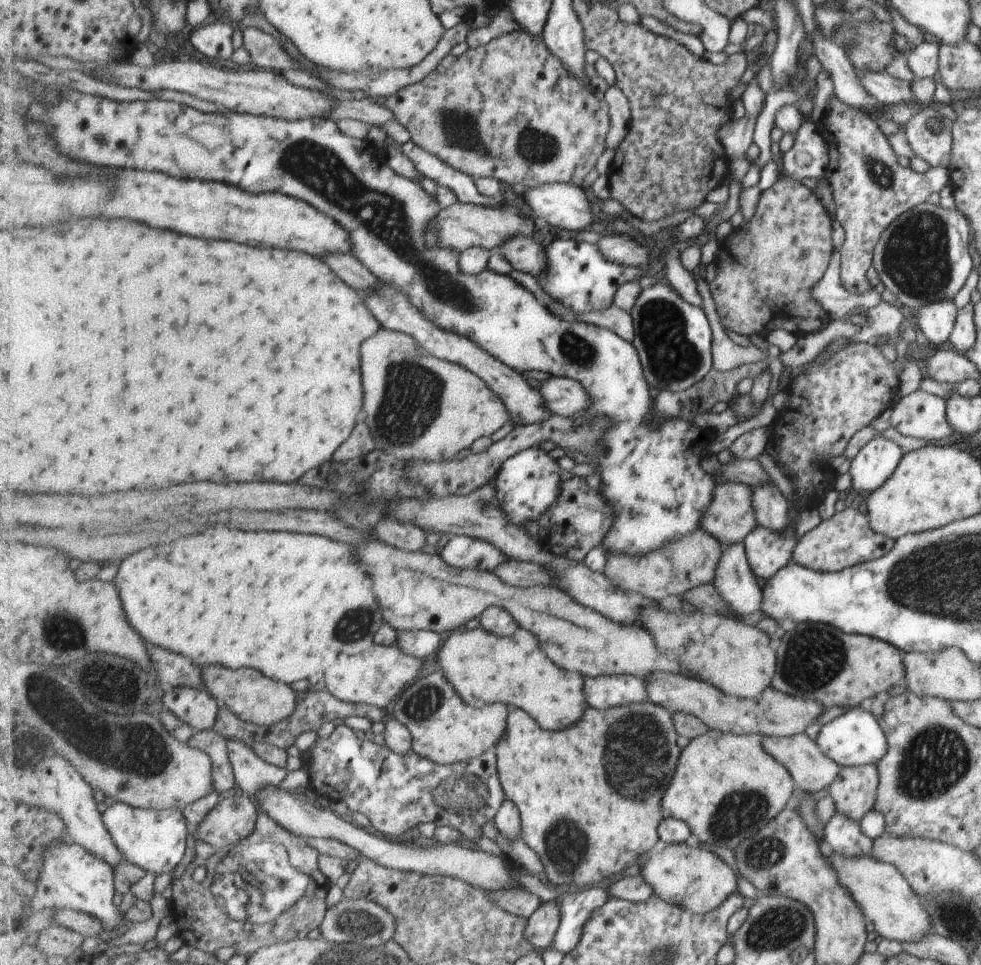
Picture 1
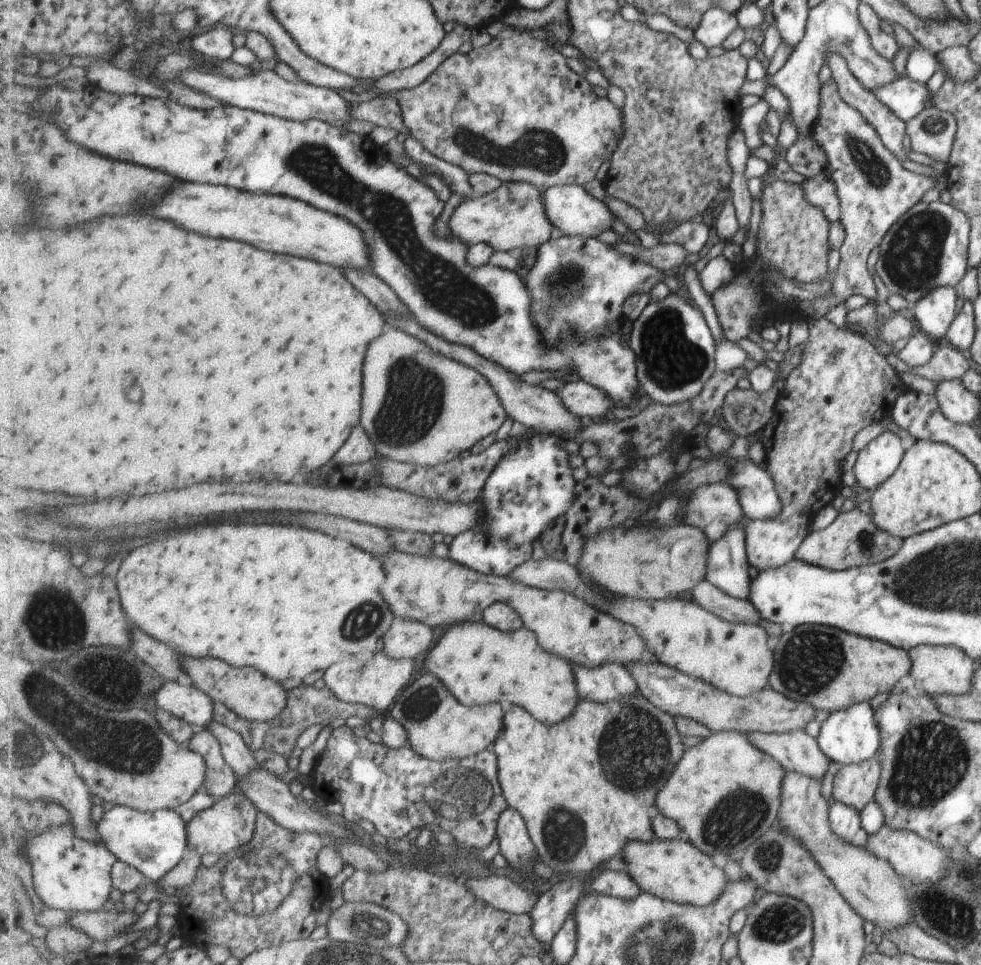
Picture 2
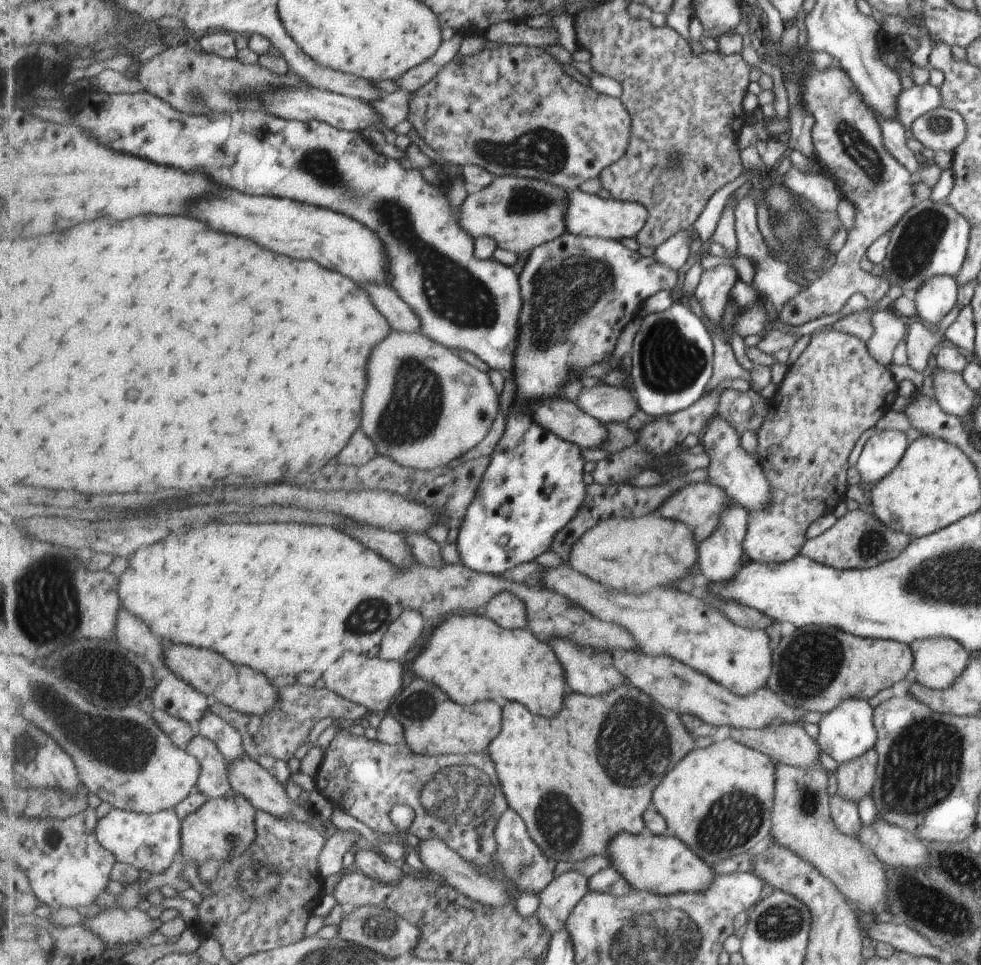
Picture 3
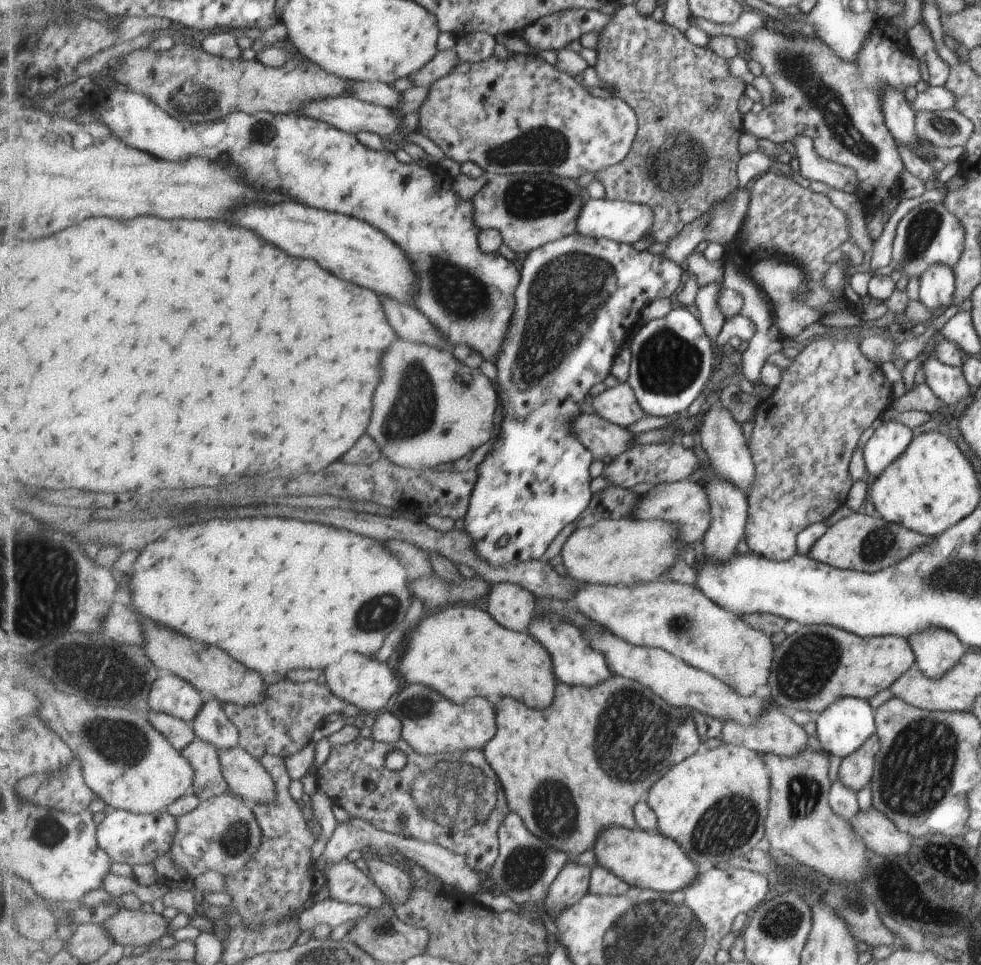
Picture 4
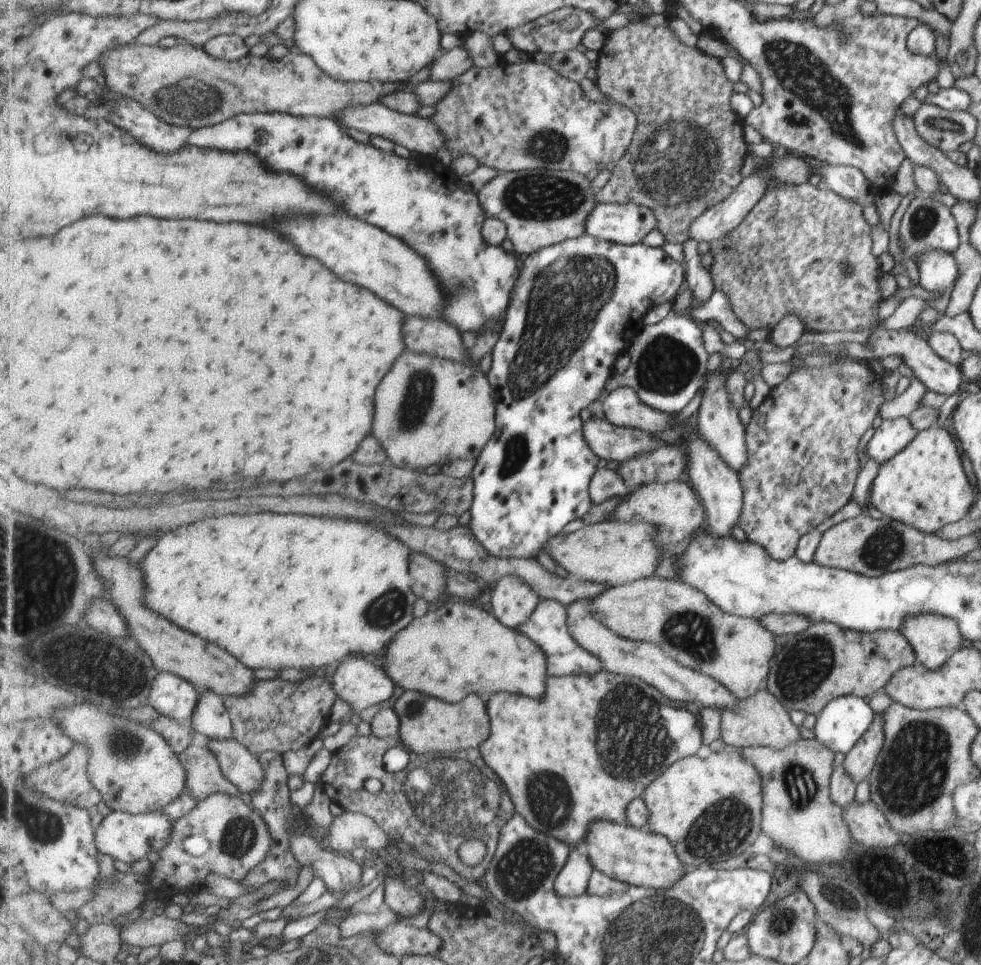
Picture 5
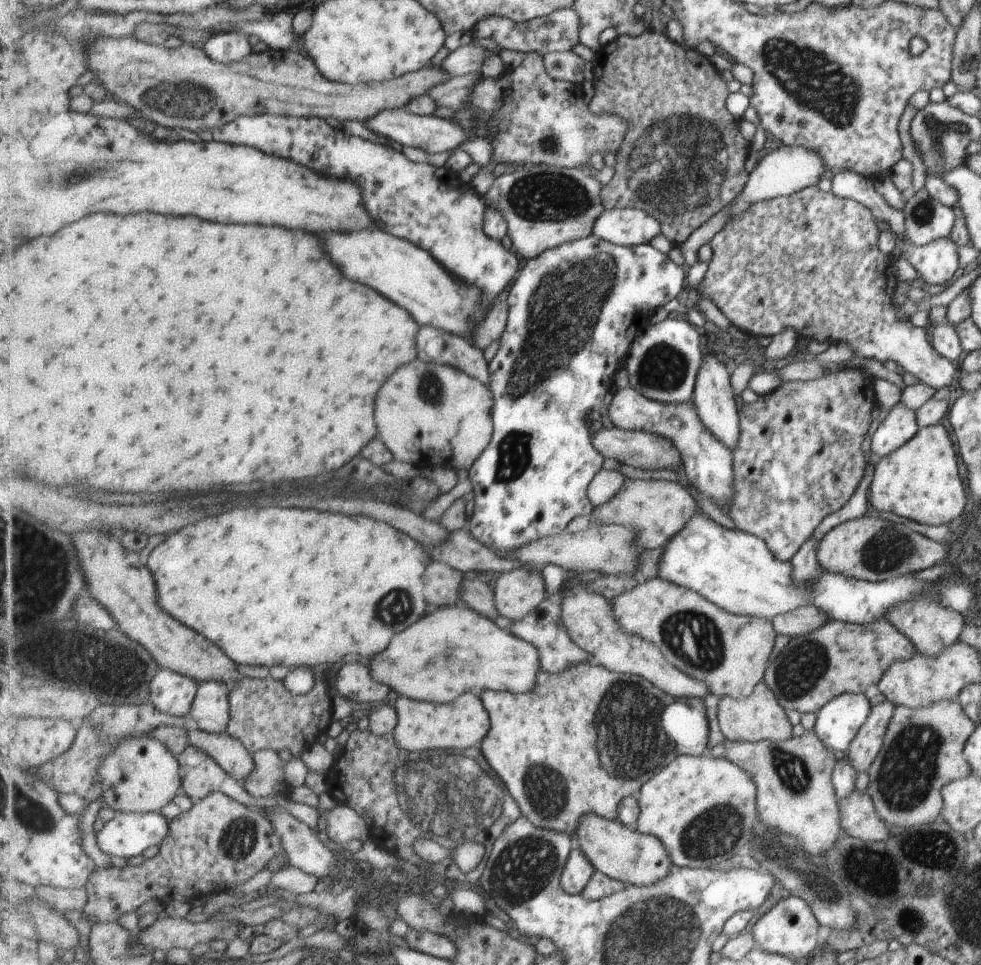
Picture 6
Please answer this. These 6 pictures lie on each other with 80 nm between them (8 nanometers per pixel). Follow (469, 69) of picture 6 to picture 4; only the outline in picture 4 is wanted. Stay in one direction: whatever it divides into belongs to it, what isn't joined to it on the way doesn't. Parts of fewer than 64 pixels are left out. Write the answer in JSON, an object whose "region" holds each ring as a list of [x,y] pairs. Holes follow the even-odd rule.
{"region":[[[455,49],[439,50],[433,60],[430,60],[420,71],[409,78],[417,87],[431,87],[439,79],[450,75],[462,62],[460,54]]]}

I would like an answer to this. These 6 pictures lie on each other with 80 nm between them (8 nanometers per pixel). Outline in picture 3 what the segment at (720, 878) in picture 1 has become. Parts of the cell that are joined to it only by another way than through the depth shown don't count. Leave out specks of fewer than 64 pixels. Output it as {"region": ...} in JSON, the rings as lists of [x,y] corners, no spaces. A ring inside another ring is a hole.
{"region":[[[647,828],[639,834],[624,832],[609,843],[607,858],[640,891],[674,895],[704,891],[715,880],[717,867],[707,866],[683,841],[671,834],[656,835]]]}

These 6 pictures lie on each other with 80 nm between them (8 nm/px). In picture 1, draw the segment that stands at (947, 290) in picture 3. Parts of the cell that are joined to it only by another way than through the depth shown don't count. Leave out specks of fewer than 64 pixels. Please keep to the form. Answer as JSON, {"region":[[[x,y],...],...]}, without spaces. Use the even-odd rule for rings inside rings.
{"region":[[[938,300],[924,304],[917,311],[917,326],[931,344],[944,346],[956,317],[956,309],[950,300]]]}

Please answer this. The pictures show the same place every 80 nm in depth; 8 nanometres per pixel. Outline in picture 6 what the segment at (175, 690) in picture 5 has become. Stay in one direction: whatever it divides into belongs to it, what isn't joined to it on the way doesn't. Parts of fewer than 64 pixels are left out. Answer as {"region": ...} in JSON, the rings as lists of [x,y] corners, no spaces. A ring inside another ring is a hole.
{"region":[[[161,669],[150,684],[151,701],[161,712],[183,717],[190,714],[199,691],[198,682],[185,673]]]}

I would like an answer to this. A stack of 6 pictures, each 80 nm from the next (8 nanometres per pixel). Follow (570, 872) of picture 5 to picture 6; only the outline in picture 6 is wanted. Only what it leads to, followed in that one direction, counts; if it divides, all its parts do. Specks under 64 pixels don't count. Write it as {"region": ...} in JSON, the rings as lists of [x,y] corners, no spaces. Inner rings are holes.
{"region":[[[575,836],[568,863],[562,874],[562,887],[569,894],[581,895],[596,871],[584,851],[581,850],[578,845],[578,839]]]}

